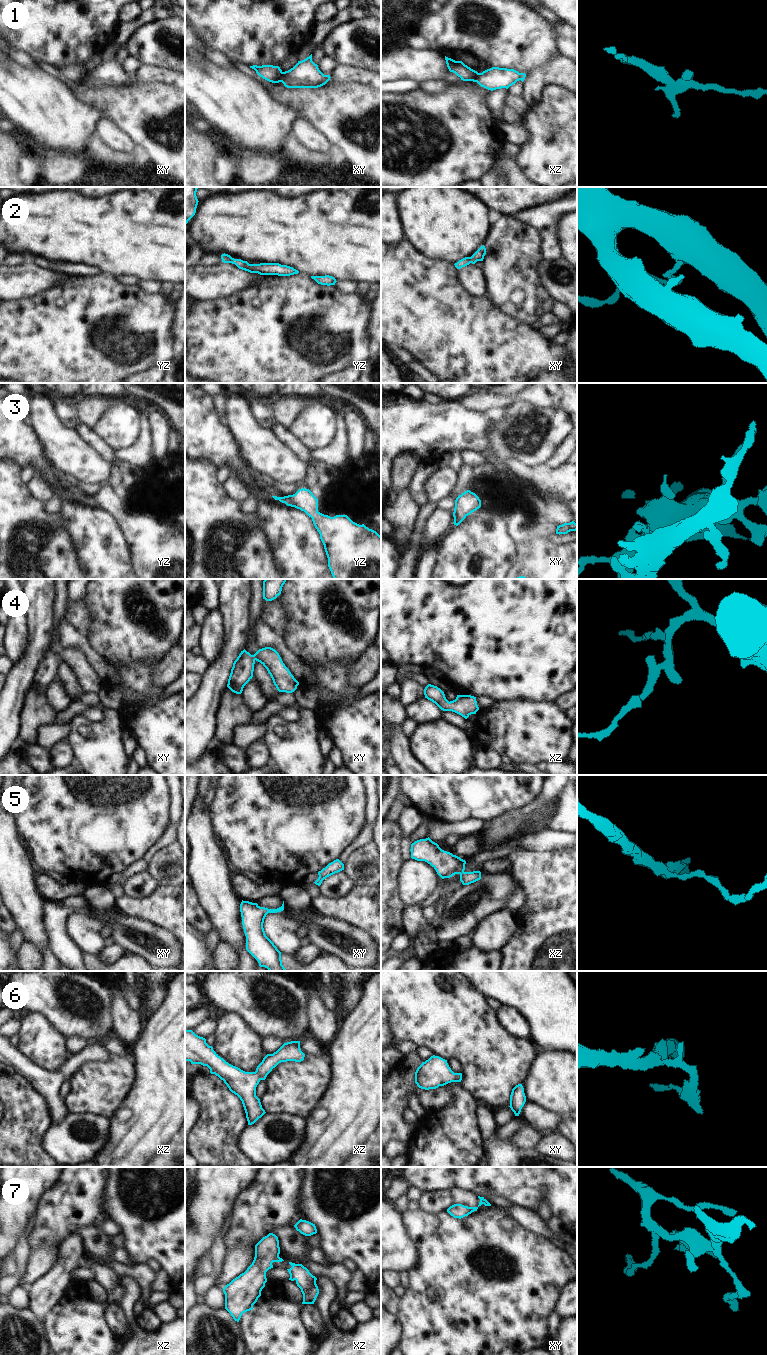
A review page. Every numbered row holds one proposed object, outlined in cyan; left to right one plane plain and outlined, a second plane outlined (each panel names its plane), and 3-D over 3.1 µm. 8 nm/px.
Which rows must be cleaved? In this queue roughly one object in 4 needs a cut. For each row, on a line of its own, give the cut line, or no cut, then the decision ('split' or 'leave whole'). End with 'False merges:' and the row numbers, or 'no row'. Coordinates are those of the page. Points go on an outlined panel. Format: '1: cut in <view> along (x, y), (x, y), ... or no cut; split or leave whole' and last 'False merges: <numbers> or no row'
1: cut in xy along (283, 72), (274, 82); split
2: no cut; leave whole
3: no cut; leave whole
4: no cut; leave whole
5: no cut; leave whole
6: no cut; leave whole
7: cut in xy along (468, 1207), (472, 1211); split
False merges: 1, 7

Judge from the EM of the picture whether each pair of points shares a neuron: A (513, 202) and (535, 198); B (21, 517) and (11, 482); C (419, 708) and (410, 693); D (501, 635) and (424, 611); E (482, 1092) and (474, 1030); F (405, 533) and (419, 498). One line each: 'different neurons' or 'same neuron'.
A: same neuron
B: same neuron
C: different neurons
D: same neuron
E: same neuron
F: different neurons

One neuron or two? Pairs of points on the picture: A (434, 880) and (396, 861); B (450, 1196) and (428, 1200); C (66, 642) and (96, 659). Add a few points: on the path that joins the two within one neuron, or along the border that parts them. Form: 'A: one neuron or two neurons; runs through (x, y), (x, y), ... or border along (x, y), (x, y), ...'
A: two neurons; border along (405, 861), (400, 871), (399, 888)
B: one neuron; runs through (445, 1197), (433, 1197)
C: one neuron; runs through (73, 642), (79, 642), (89, 652)

